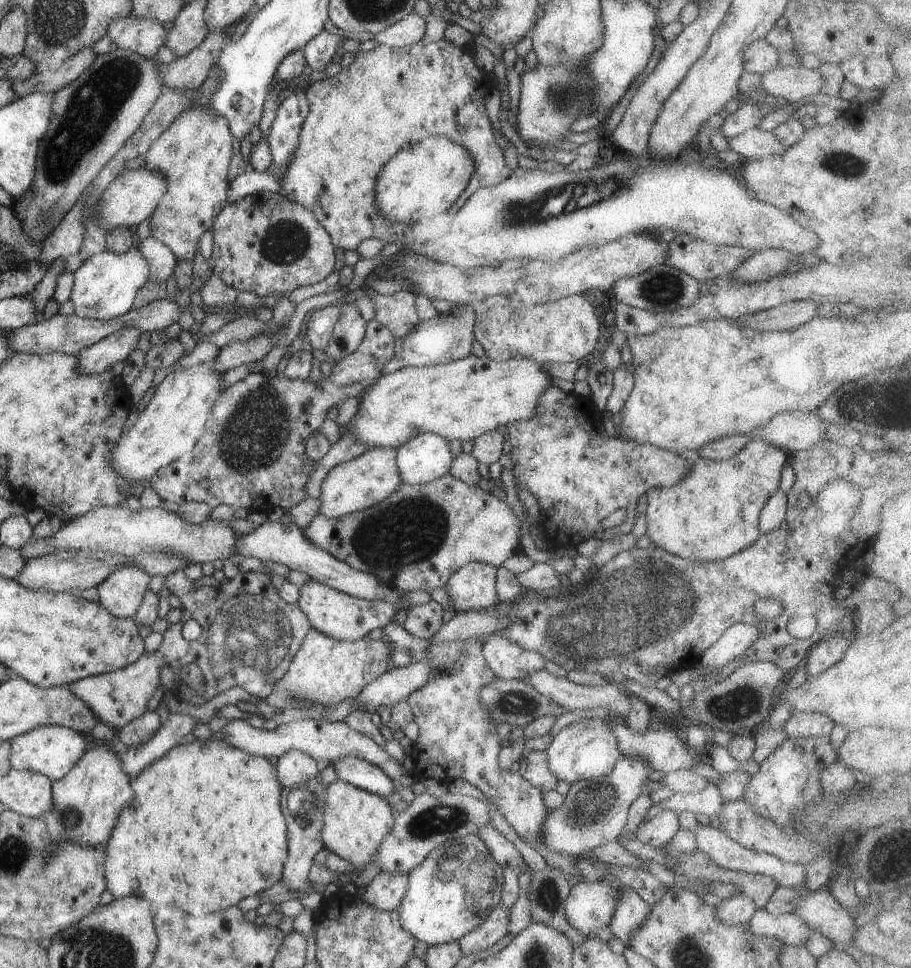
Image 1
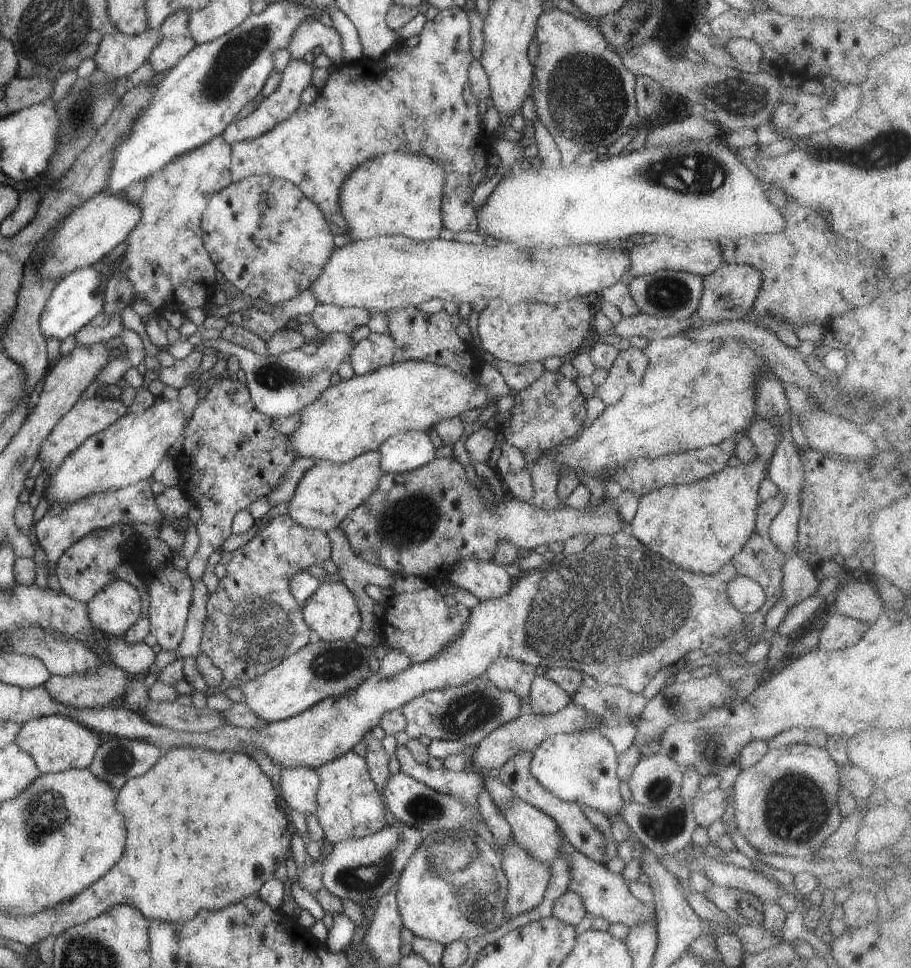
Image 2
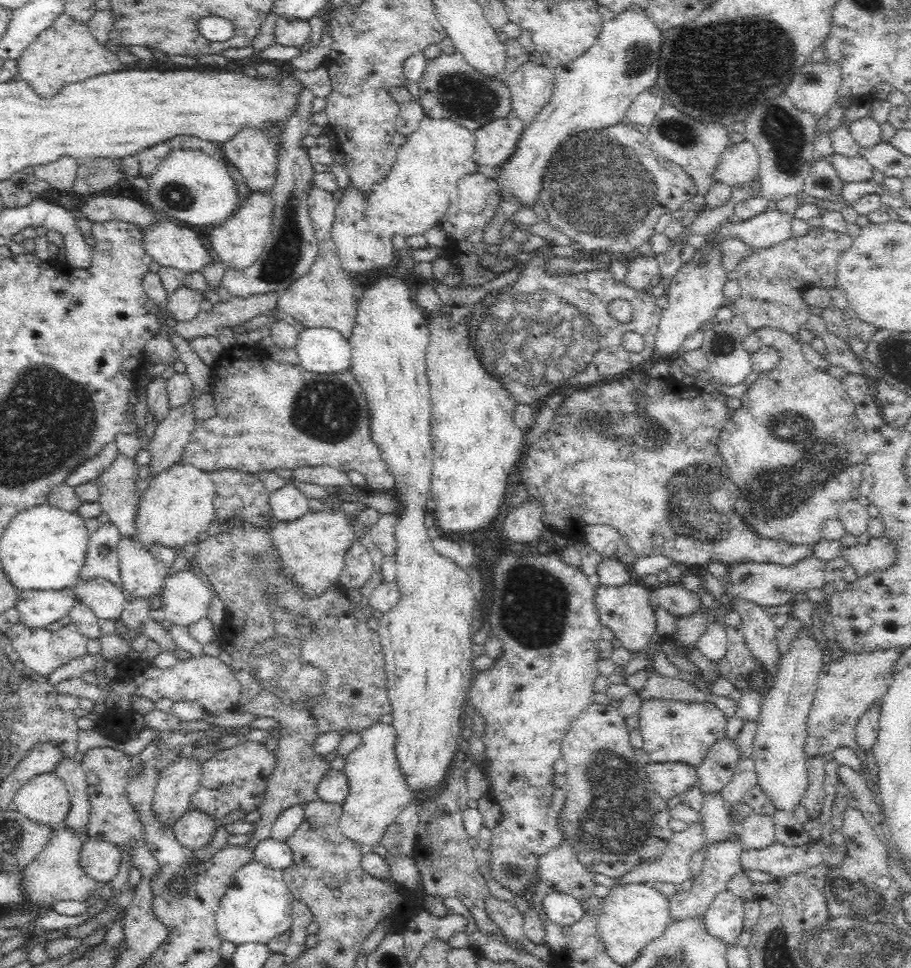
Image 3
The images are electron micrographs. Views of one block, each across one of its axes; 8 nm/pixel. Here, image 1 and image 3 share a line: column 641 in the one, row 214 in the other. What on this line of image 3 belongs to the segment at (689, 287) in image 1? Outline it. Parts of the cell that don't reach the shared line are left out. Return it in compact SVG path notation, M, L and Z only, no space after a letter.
M300 89L299 90L299 95L297 96L297 107L295 108L295 111L281 124L280 126L280 144L277 145L276 147L276 154L277 154L277 163L278 163L278 168L277 168L277 178L275 185L272 187L272 190L270 190L270 196L273 199L273 204L274 204L274 209L272 209L272 228L271 228L271 233L265 242L265 247L262 253L262 256L252 264L252 266L243 268L243 269L225 269L225 273L223 274L223 277L221 279L221 284L230 292L230 296L233 298L248 298L248 296L254 296L254 294L266 294L267 292L275 292L279 293L280 295L283 294L283 292L296 280L299 278L302 278L308 270L310 270L317 254L318 250L318 243L317 243L317 238L315 237L315 232L312 226L312 221L309 215L309 207L308 204L306 203L308 200L308 185L312 184L313 182L313 176L314 169L312 169L311 165L311 160L309 159L309 154L307 153L307 149L304 147L300 146L300 140L306 136L306 134L309 134L309 128L310 128L310 115L311 115L311 106L312 106L312 100L314 100L315 95L312 93L312 90L310 89Z

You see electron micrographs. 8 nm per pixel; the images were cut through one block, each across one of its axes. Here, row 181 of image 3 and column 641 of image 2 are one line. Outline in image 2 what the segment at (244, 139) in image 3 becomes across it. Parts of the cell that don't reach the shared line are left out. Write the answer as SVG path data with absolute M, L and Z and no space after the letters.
M666 235L658 236L654 242L642 246L632 246L632 248L628 249L628 256L630 256L630 270L624 274L621 280L624 284L630 284L638 276L649 275L662 269L686 271L706 276L725 264L724 256L720 252L720 244L717 241L698 239L686 242Z

